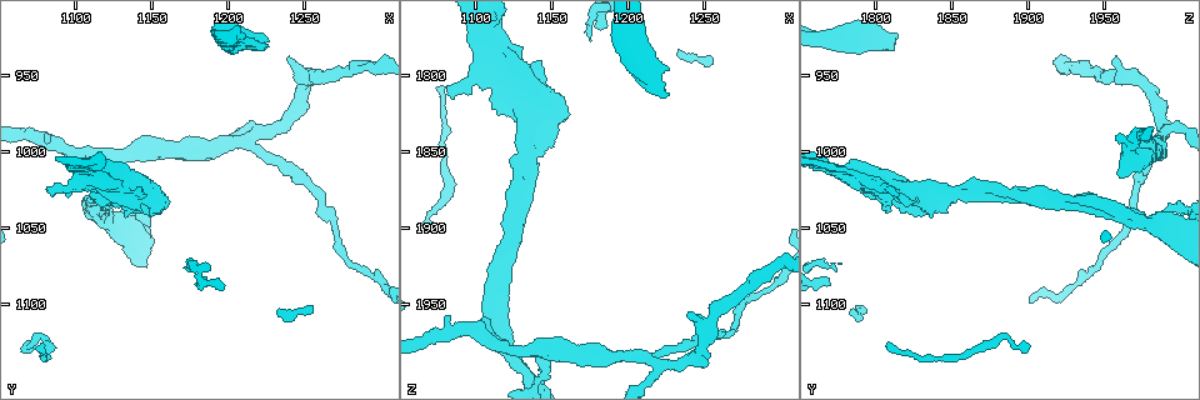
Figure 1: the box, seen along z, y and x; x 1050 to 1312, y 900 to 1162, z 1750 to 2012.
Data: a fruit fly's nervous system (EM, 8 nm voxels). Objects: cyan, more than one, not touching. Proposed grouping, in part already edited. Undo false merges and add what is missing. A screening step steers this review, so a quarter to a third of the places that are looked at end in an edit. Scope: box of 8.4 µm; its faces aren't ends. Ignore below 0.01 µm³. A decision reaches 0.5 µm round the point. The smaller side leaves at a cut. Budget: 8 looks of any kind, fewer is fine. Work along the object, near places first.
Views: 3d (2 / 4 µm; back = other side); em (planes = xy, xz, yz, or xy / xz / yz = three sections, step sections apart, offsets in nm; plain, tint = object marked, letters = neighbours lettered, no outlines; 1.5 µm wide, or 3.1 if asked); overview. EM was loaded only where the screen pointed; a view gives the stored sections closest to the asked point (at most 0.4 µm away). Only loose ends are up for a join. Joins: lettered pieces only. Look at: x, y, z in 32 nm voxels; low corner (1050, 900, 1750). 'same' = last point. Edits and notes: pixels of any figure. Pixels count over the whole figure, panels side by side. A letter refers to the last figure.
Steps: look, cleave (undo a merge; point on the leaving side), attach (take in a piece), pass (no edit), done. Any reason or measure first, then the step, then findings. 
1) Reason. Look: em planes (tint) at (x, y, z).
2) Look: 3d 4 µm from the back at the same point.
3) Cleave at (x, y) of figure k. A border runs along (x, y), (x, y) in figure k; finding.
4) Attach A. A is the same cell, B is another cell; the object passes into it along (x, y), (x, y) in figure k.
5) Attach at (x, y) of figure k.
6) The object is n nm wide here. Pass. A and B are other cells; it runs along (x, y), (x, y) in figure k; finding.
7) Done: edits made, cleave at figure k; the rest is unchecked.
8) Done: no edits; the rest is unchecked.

Branch stops here. Look: em planes (letters) at (1238, 938, 1958).

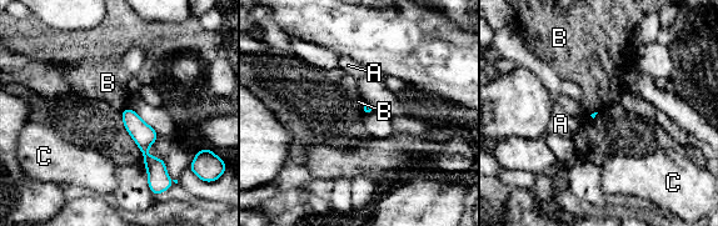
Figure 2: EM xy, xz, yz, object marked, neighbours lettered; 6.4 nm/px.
The longest contact is with B, 60 nm. Pass. A, B and C are other cells; no lettered piece goes on from it.

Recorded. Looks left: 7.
Closes a loop. Look: 3d 4 µm at (1144, 1034, 1838).

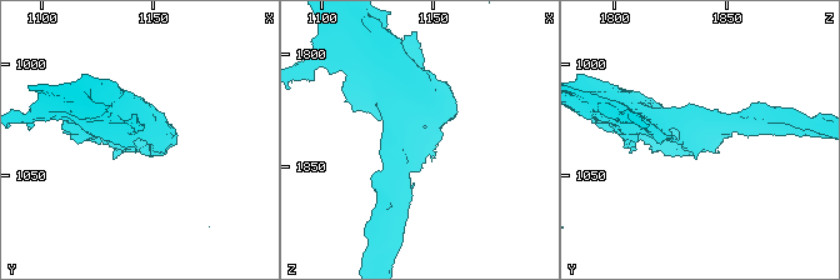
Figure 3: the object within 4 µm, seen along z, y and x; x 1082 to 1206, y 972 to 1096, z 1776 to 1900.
Now the EM. Look: em planes (letters) at (1143, 1033, 1840).

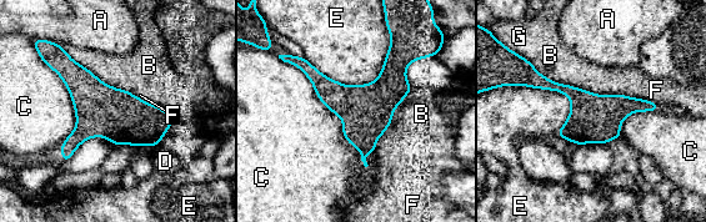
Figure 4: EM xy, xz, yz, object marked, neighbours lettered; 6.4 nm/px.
Pass. A, B, C, D, E, F and G are other cells; all the same cell.

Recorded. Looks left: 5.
Arms run side by side. Look: em yz step 8 (tint) at (1112, 1010, 1772).

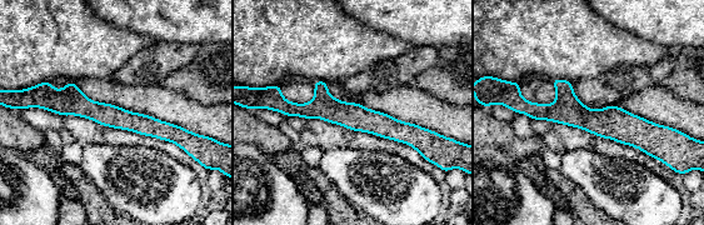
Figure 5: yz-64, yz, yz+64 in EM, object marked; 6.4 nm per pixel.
See the neighbours. Look: em yz step 8 (letters) at the same point.

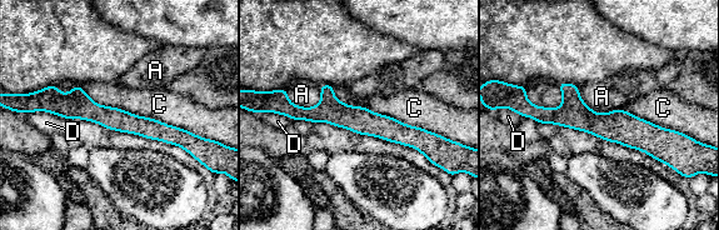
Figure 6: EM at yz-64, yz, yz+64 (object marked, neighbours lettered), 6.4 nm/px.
Pass. A, C and D are other cells; it runs along (524, 113), (672, 135) in figure 6; one cell here.

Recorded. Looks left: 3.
Done: no edits; the rest is unchecked.

